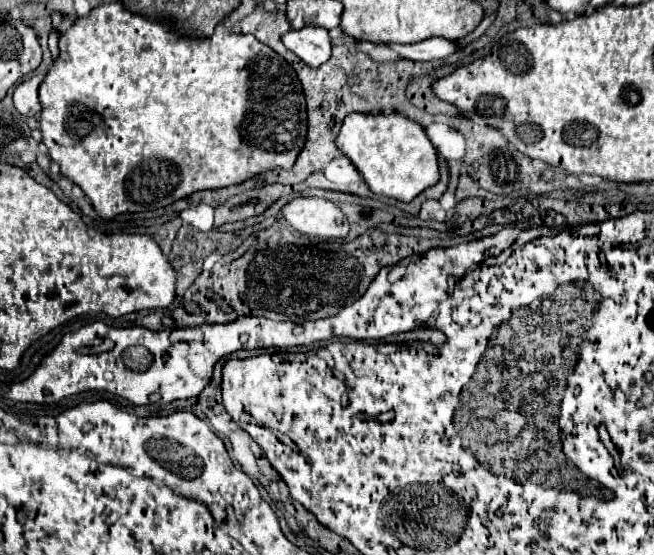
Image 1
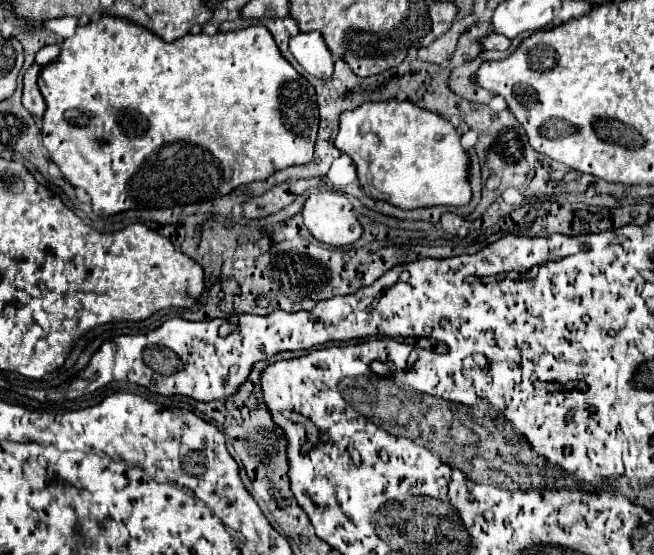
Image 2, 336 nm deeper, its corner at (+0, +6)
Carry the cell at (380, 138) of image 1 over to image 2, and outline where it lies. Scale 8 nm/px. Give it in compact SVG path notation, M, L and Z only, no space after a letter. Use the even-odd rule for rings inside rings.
M409 100L365 102L351 112L343 112L335 146L353 158L363 190L377 200L391 202L393 206L399 206L403 210L423 206L465 206L471 200L471 186L467 182L469 158L459 142L457 130L439 114L417 108Z

